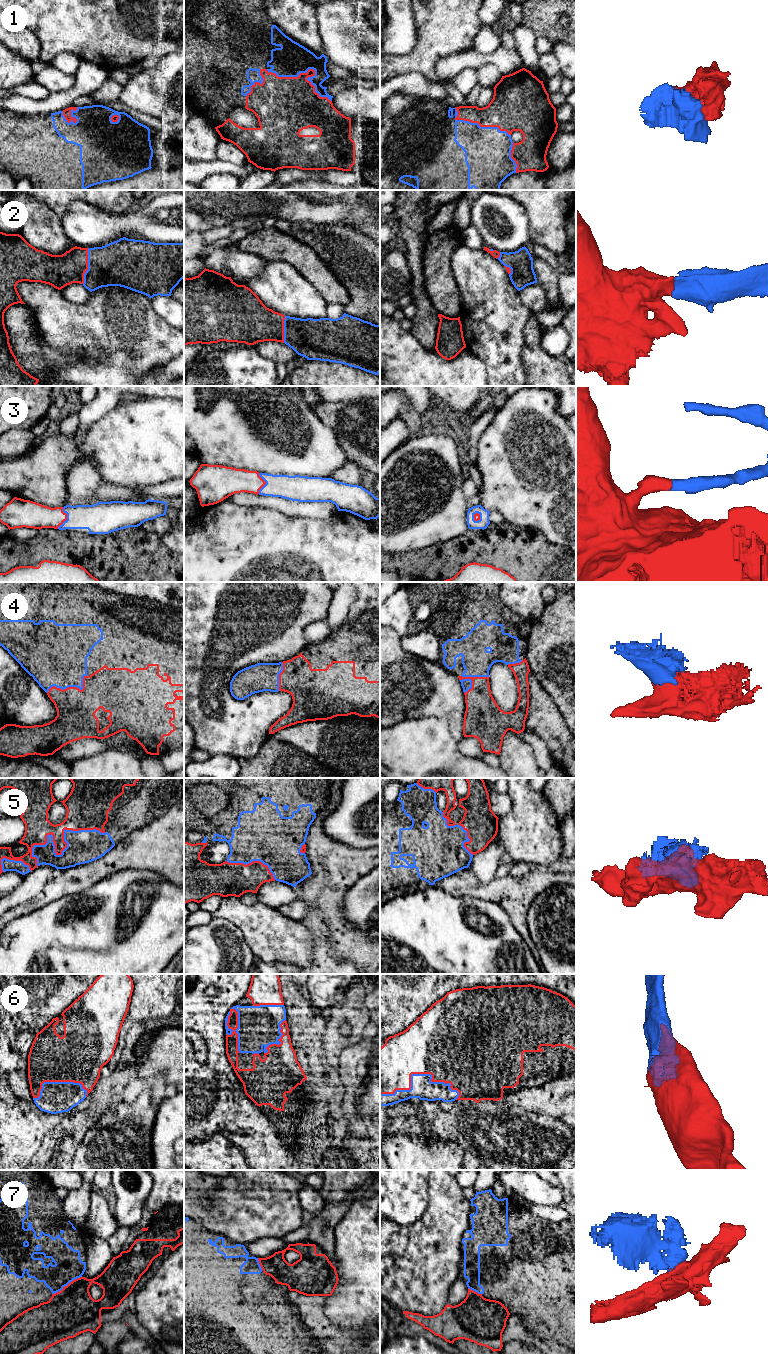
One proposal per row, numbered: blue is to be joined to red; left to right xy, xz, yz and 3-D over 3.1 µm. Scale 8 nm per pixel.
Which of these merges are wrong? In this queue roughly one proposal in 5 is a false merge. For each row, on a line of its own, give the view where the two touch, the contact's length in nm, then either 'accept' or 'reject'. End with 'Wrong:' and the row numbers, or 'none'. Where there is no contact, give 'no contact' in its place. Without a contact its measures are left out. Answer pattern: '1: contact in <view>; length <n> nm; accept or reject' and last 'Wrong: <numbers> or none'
1: contact in xz; length 600 nm; accept
2: contact in xy; length 300 nm; accept
3: contact in xy; length 180 nm; accept
4: contact in yz; length 240 nm; accept
5: contact in xy; length 650 nm; accept
6: contact in yz; length 650 nm; accept
7: contact in xy; length 280 nm; reject
Wrong: 7

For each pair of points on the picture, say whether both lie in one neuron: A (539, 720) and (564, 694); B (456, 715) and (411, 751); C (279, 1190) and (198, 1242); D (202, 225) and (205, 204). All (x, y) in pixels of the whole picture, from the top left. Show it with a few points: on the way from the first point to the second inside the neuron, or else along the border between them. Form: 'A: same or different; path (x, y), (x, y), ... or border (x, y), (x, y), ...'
A: different; border (541, 684), (558, 708), (565, 722)
B: different; border (425, 717), (443, 717), (457, 740)
C: different; border (194, 1220), (210, 1231), (223, 1236)
D: different; border (194, 211), (215, 227)

